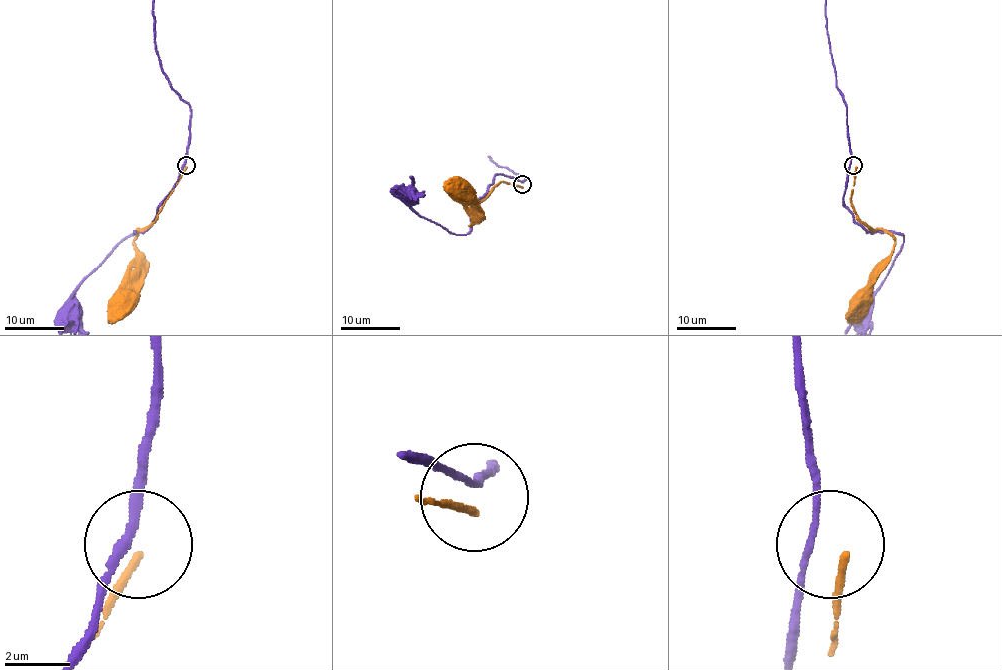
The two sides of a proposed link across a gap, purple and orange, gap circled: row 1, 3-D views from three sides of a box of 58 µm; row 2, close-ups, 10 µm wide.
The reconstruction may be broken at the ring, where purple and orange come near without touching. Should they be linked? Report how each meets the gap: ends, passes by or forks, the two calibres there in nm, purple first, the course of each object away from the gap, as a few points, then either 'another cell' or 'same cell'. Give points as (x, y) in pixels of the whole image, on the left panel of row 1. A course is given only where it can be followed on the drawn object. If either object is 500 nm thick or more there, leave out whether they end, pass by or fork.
purple passes by | orange ends | 220/240 nm | purple via (185, 165), (155, 219), (142, 231), (134, 231), (86, 278), (68, 303), (68, 309) | orange via (186, 167), (158, 216), (137, 230), (134, 240), (136, 281), (125, 300) | another cell

